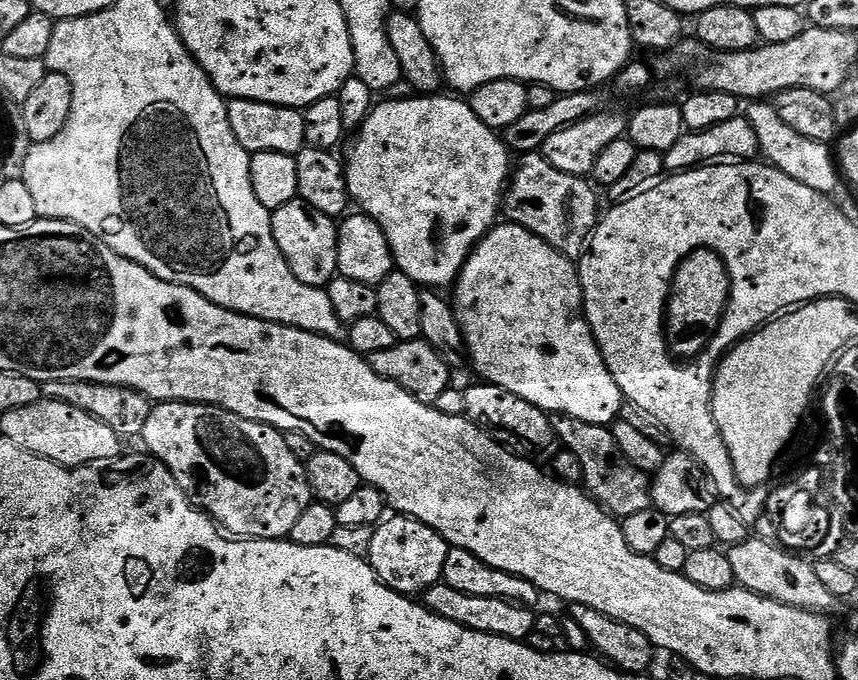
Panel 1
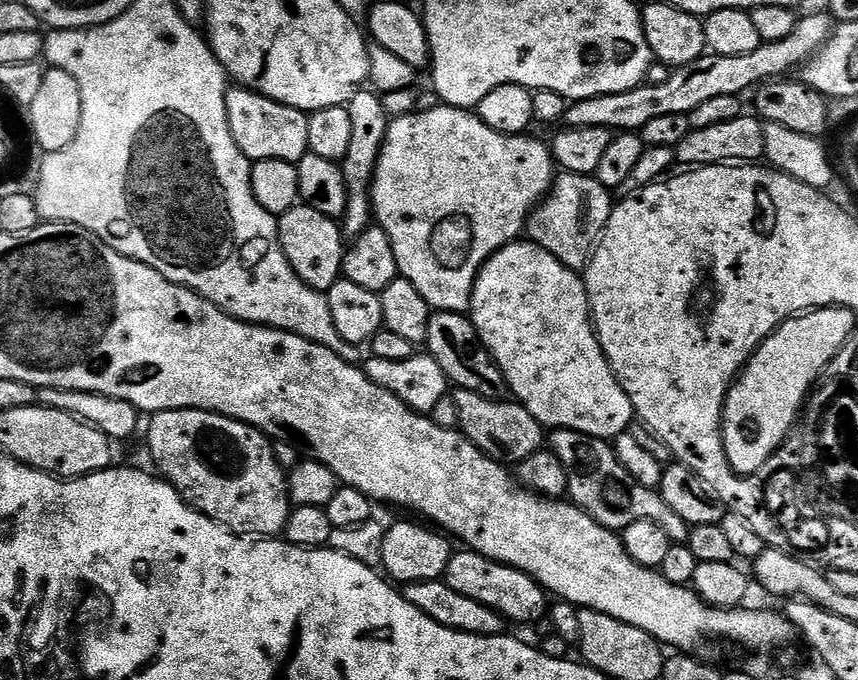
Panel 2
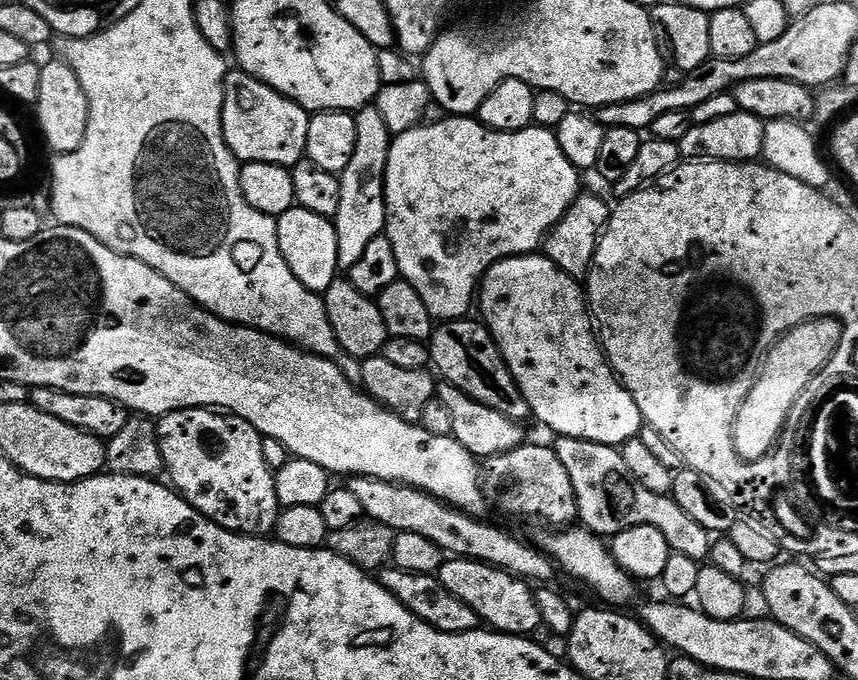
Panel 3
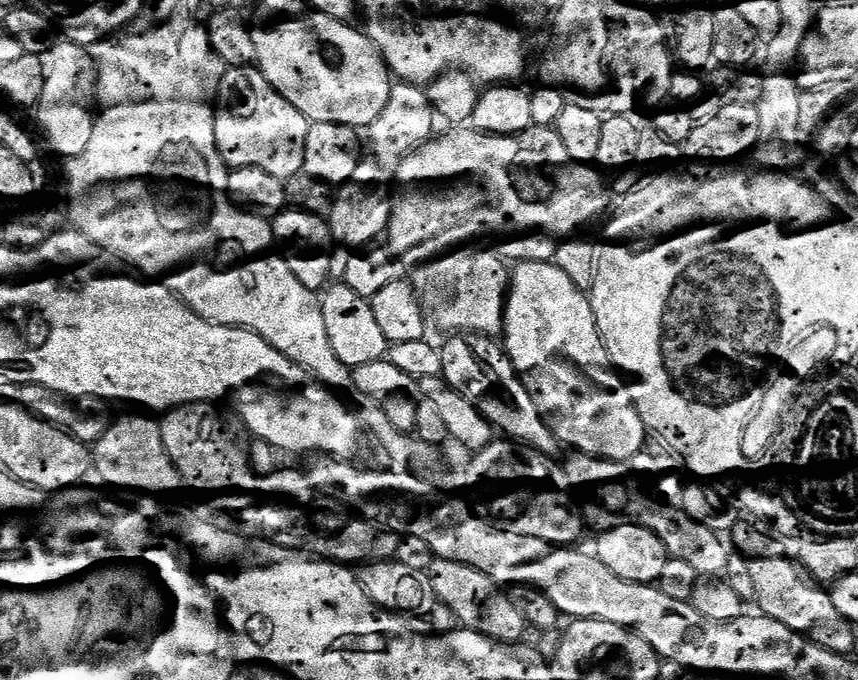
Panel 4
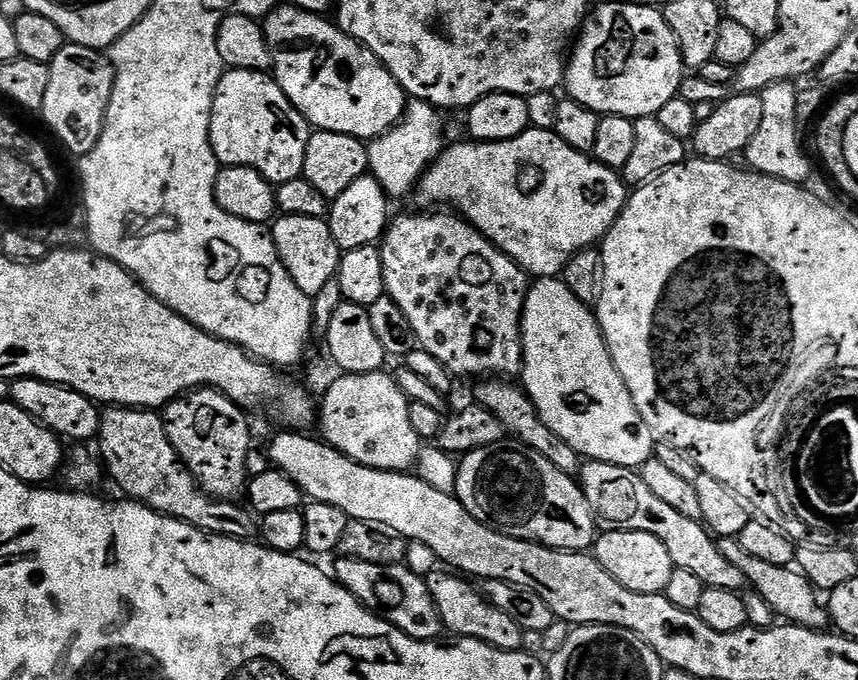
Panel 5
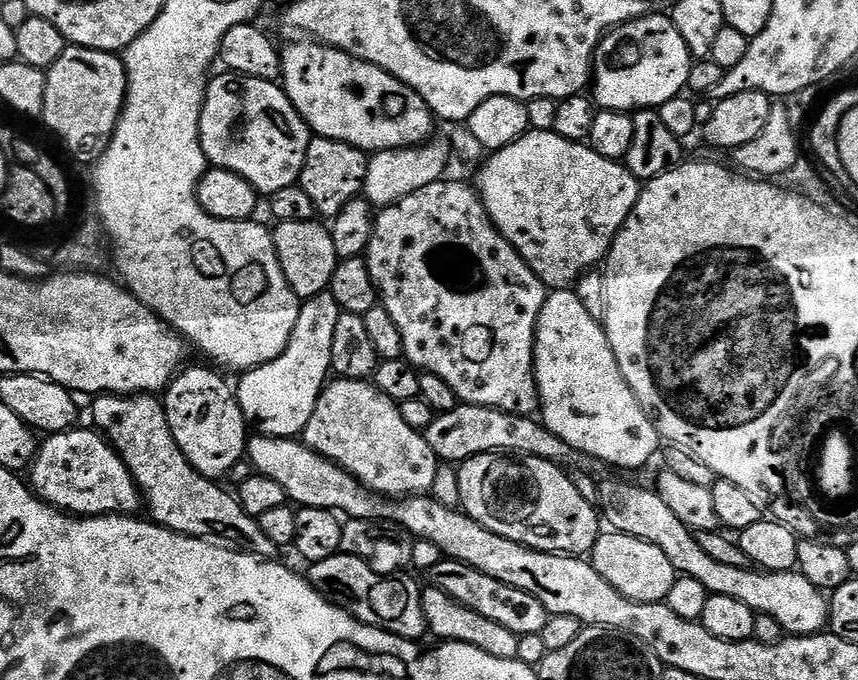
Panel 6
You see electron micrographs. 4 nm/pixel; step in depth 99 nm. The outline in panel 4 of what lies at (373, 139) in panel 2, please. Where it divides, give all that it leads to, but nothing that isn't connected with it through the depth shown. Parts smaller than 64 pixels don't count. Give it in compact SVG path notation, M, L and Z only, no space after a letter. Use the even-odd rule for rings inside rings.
M364 158L354 170L354 178L339 185L332 212L326 218L332 239L339 247L341 244L347 250L360 250L387 233L394 203L394 196L388 193L388 174L389 169L375 158Z

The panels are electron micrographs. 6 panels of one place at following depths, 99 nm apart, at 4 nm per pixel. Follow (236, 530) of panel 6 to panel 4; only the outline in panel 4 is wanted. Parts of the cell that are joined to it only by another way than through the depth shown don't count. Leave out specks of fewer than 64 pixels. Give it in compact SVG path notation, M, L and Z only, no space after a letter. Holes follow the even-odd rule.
M148 414L136 415L140 416L113 419L106 434L102 434L102 438L94 445L95 471L100 471L101 478L116 488L129 488L132 494L165 498L182 488L178 466L174 466L170 454L166 454L160 420Z

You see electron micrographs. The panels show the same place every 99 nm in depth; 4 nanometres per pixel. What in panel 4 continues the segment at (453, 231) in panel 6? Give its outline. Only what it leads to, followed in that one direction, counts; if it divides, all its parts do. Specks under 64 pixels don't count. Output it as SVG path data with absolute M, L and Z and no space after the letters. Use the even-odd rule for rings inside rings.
M452 250L447 254L441 255L439 258L433 258L427 262L421 263L420 268L413 276L410 276L410 287L415 292L420 309L424 311L425 317L430 321L431 327L441 328L444 334L471 334L481 338L496 338L503 333L504 330L504 302L508 298L508 286L510 283L510 268L507 263L495 251L492 252L472 252L476 250Z

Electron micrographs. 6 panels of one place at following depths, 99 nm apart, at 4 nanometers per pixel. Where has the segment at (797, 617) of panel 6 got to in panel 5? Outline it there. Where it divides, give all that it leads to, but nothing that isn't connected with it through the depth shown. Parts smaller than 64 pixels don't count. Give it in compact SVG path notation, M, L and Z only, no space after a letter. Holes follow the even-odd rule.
M588 460L580 469L578 483L584 492L586 502L590 502L592 517L601 529L609 532L645 532L654 534L670 554L673 565L682 570L691 570L709 588L721 588L740 592L746 581L738 566L730 566L722 558L719 543L699 520L691 520L671 506L666 506L662 498L650 494L650 486L642 482L639 471L614 466L610 462Z

